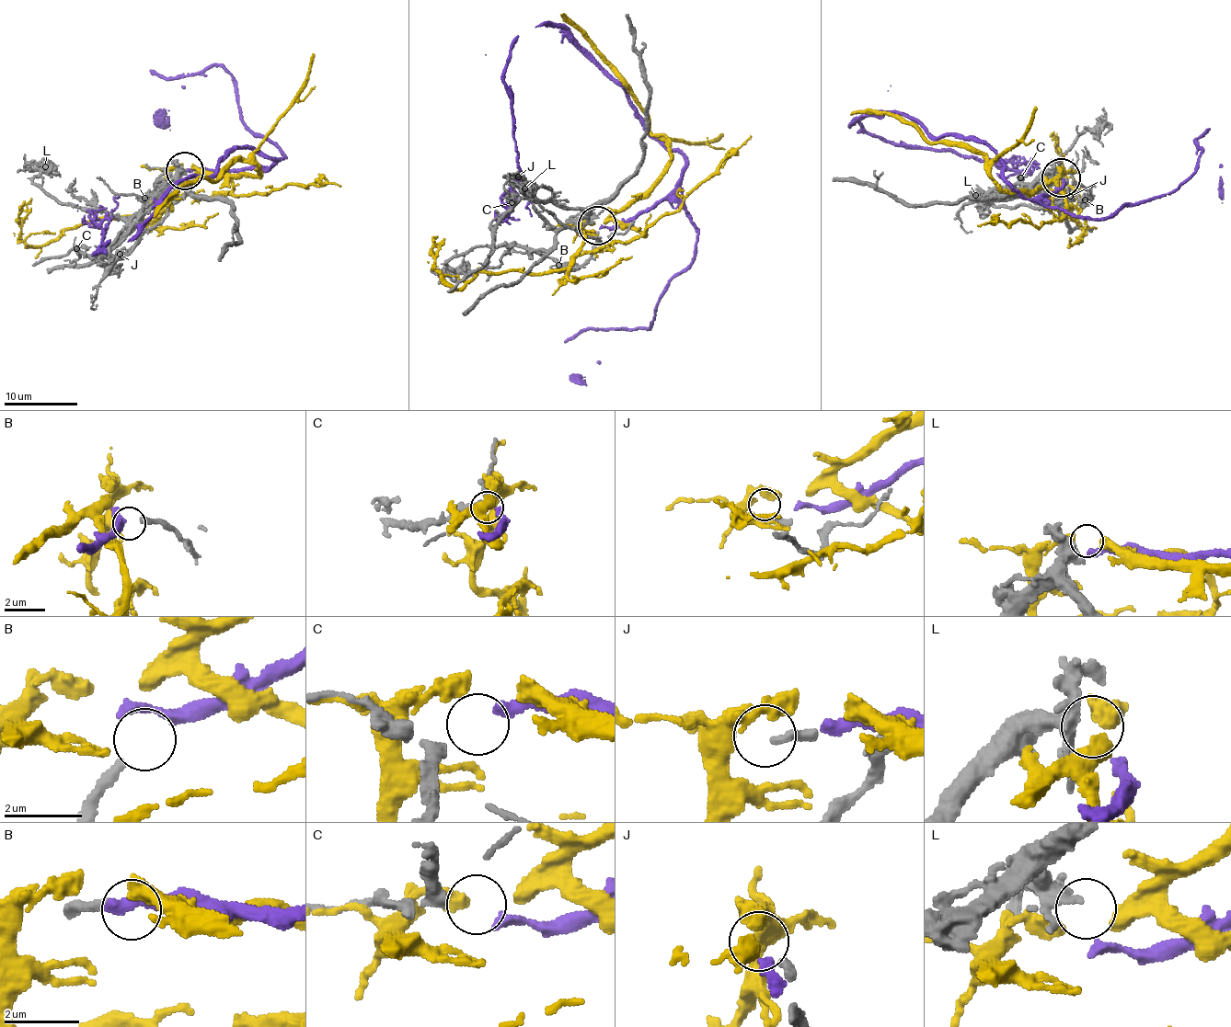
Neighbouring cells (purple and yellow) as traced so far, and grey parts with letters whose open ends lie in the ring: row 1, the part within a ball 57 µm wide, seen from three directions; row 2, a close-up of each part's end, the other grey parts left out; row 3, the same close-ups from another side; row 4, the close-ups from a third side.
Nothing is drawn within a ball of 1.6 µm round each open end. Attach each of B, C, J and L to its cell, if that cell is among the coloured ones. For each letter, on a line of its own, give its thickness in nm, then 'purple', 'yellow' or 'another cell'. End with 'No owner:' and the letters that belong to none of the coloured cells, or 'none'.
B: calibre 240 nm; another cell
C: calibre 260 nm; purple
J: calibre 240 nm; another cell
L: calibre 360 nm; another cell
No owner: B, J, L

